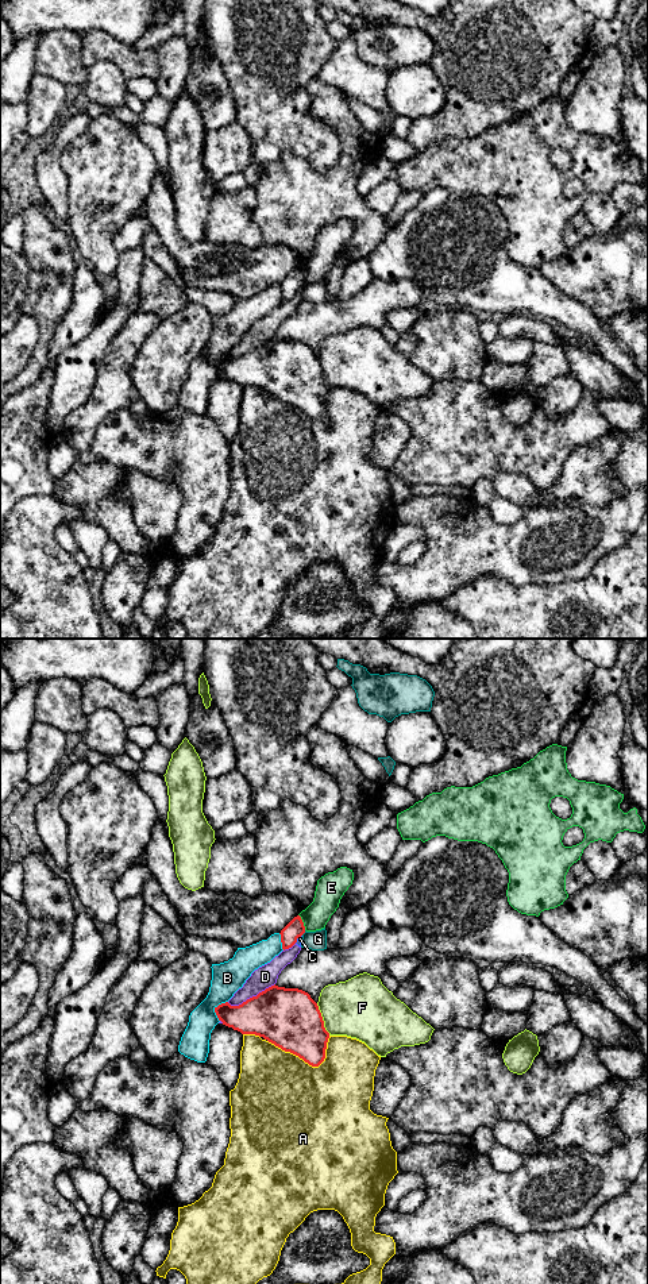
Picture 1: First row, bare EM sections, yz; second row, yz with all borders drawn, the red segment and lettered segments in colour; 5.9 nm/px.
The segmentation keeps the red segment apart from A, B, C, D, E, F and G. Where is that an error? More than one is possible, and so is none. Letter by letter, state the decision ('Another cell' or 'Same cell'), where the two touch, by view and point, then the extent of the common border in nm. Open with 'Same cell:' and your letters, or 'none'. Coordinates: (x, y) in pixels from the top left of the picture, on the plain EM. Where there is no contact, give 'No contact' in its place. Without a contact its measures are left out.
Same cell: none
A: Another cell. Touches red at yz (307, 413). Shared border 380 nm
B: Another cell. Touches red at yz (215, 361). Shared border 140 nm
C: Another cell. Touches red at yz (297, 289). Shared border 70 nm
D: Another cell. Touches red at yz (250, 350). Shared border 300 nm
E: Another cell. Touches red at yz (303, 274). Shared border 100 nm
F: Another cell. Touches red at yz (321, 371). Shared border 200 nm
G: Another cell. Touches red at yz (303, 285). Shared border 40 nm

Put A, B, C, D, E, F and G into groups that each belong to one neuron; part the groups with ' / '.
A / B / C D / E / F / G

